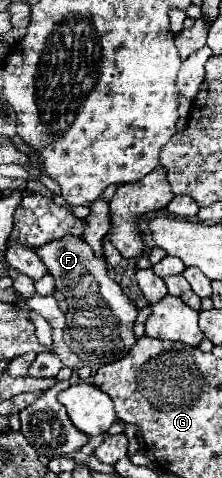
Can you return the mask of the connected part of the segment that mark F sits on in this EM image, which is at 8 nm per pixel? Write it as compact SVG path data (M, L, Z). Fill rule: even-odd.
M63 235L57 241L49 241L35 249L47 267L47 273L55 277L55 289L65 295L69 305L67 325L63 337L73 353L85 365L105 365L117 361L129 353L137 337L133 333L137 319L137 305L131 301L123 289L107 275L107 261L81 239Z

